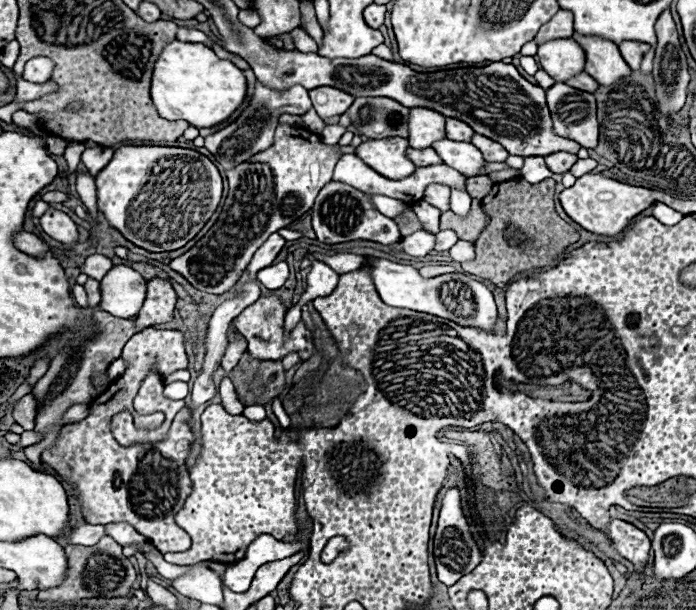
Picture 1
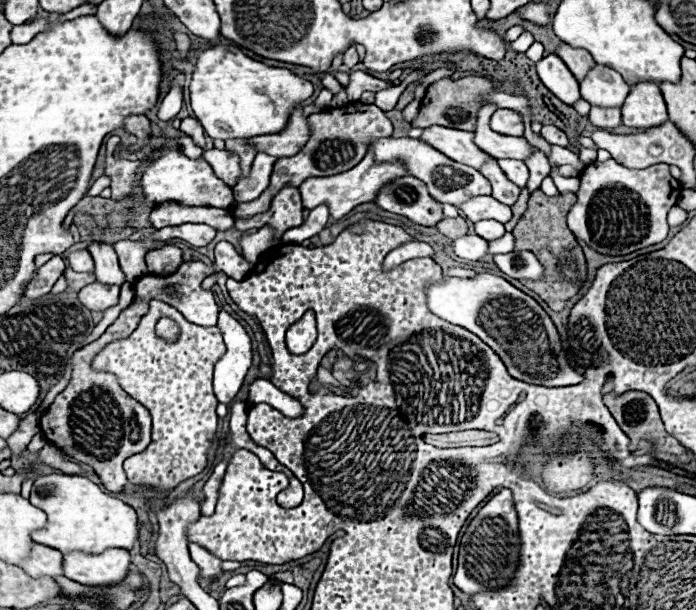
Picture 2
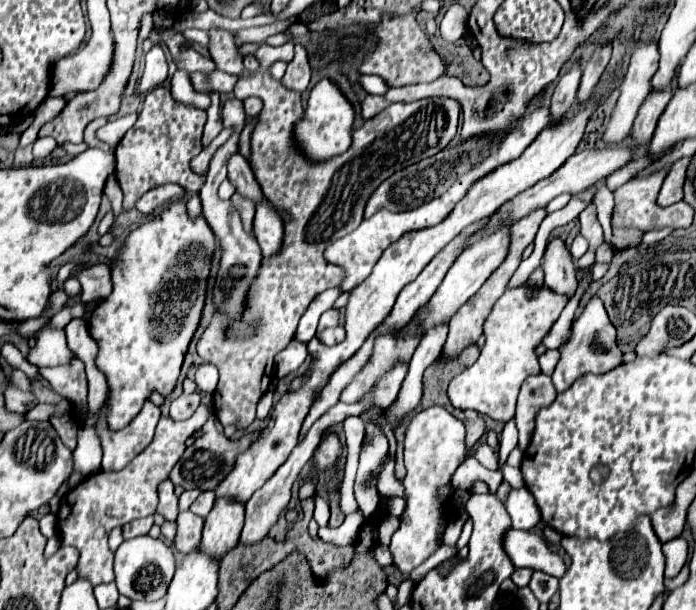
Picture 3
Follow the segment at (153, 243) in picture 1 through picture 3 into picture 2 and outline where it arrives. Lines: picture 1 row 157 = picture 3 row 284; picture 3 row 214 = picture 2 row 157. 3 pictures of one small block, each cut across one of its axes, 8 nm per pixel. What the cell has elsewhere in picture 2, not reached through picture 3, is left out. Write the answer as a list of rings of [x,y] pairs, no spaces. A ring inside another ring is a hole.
[[[162,150],[162,154],[148,162],[138,182],[140,204],[156,208],[164,202],[178,202],[184,206],[228,208],[232,204],[232,188],[216,178],[214,170],[204,158],[190,160],[180,150]]]

